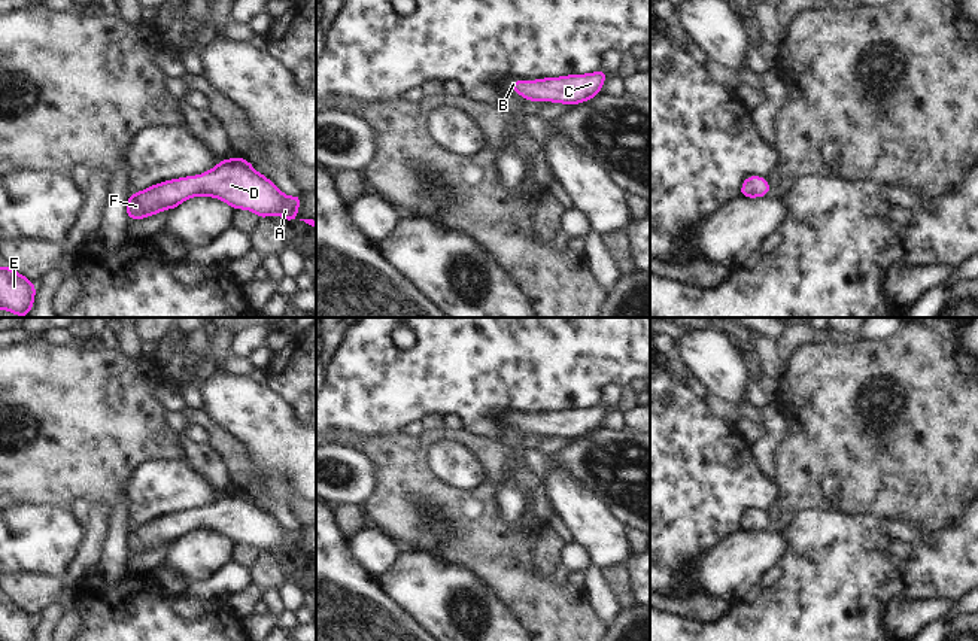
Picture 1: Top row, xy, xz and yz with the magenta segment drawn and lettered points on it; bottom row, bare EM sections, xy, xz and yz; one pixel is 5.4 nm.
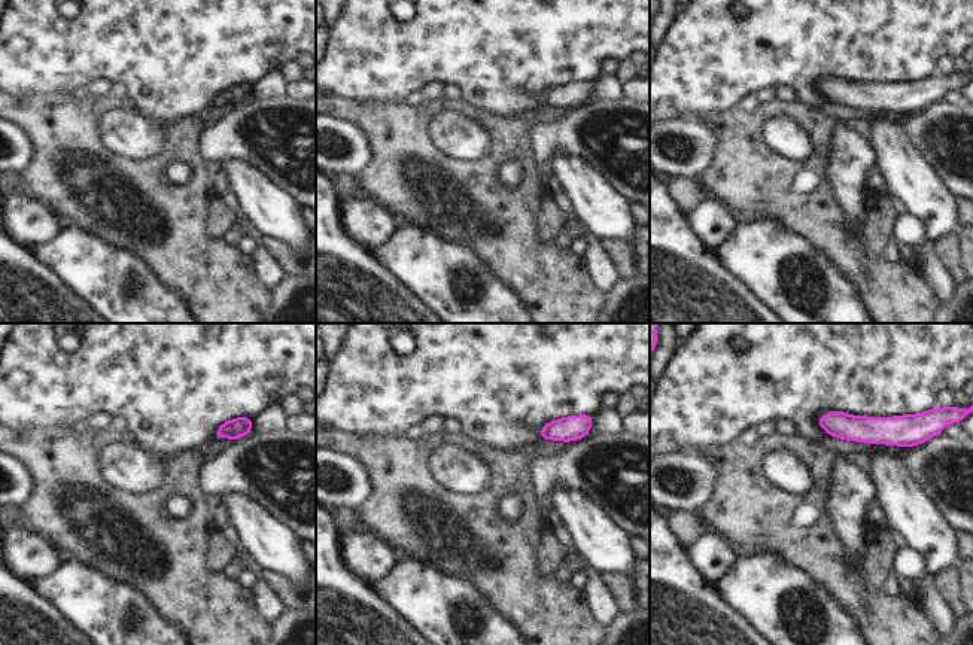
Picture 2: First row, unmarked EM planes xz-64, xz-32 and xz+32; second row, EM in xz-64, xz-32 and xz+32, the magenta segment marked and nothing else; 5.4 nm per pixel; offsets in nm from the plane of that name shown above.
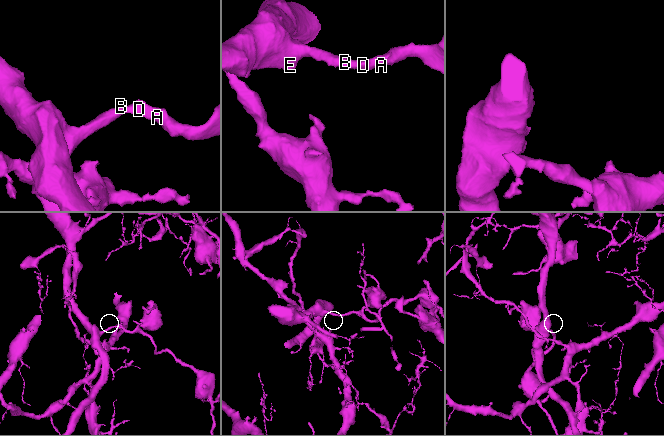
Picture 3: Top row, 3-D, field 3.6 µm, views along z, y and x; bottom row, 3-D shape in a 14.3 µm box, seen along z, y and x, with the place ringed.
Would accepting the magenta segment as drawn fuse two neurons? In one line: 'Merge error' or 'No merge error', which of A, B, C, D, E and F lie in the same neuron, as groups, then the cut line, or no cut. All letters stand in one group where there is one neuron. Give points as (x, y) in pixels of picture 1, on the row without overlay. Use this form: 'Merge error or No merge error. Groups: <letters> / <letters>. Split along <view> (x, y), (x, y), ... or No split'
No merge error. Groups: A B C D E F. No split.

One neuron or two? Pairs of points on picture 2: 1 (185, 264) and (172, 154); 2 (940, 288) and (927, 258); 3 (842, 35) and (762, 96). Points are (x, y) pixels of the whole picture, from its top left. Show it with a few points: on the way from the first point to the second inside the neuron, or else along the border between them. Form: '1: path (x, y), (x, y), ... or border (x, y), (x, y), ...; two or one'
1: path (172, 237), (167, 219), (160, 212), (160, 180); one
2: path (939, 280), (929, 265); one
3: border (774, 88), (763, 87), (754, 93); two

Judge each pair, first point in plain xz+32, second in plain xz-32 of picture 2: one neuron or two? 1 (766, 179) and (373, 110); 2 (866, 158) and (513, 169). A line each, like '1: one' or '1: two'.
1: one
2: one

